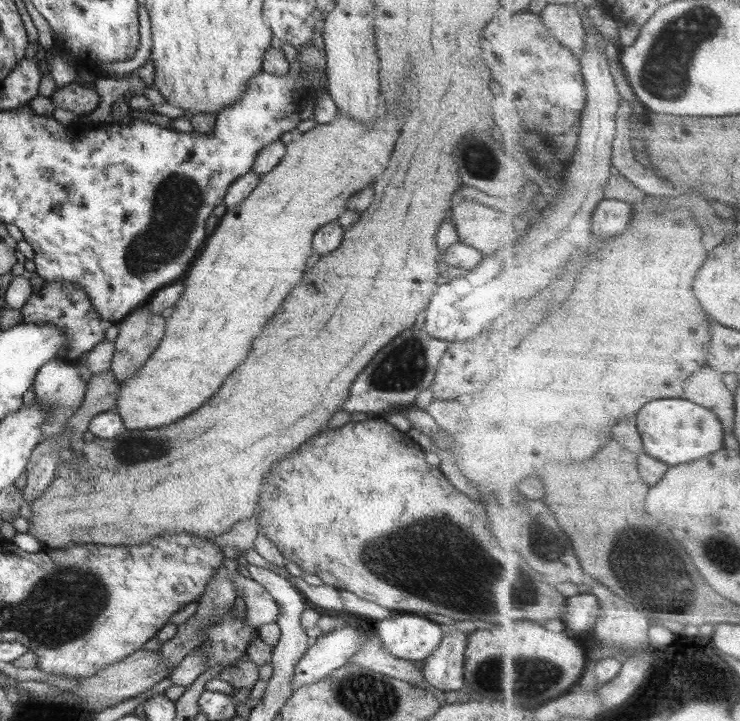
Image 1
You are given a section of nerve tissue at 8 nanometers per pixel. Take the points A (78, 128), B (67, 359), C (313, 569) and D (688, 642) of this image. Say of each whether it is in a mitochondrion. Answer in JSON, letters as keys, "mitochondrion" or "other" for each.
{"A":"other","B":"other","C":"other","D":"other"}

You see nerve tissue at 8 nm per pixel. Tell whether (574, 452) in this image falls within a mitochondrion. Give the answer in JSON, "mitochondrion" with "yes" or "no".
{"mitochondrion":"no"}

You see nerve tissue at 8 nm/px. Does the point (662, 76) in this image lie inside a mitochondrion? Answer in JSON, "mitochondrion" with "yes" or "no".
{"mitochondrion":"yes"}

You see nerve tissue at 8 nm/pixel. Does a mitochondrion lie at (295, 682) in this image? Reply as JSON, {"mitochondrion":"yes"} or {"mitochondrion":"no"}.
{"mitochondrion":"no"}

